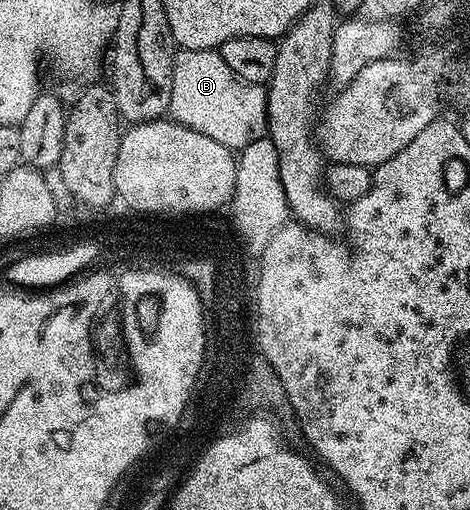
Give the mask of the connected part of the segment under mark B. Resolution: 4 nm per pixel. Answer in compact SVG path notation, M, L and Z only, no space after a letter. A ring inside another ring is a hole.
M180 50L177 53L168 109L175 121L218 140L231 150L244 148L267 133L267 89L259 83L241 80L216 50Z

